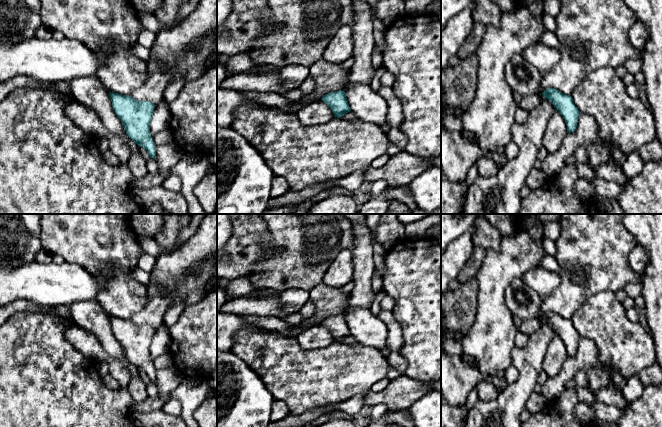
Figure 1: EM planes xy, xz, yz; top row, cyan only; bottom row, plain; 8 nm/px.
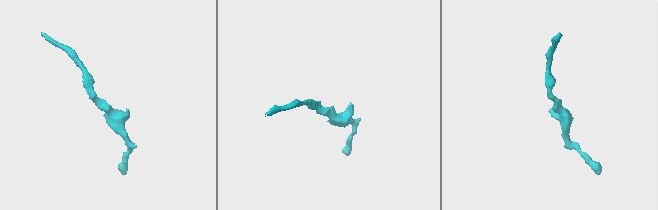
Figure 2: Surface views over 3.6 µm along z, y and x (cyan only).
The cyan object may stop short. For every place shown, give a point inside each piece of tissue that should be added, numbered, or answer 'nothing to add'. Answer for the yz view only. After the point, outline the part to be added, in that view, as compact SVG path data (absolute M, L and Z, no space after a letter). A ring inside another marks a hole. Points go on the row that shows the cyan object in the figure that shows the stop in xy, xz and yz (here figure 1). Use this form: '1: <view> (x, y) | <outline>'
nothing to add

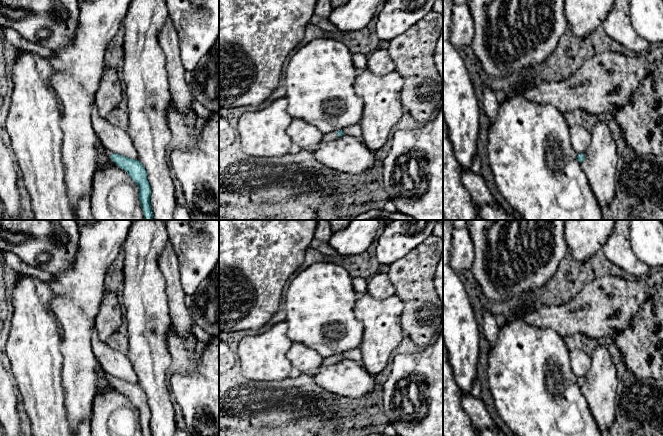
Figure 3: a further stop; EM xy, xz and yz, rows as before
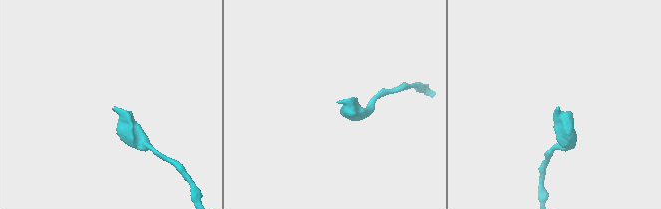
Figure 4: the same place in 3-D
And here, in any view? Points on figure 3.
1: xz (330, 136) | M333 131L333 132L328 133L328 134L323 134L321 142L328 142L328 141L334 140L336 138L338 138L336 131Z

